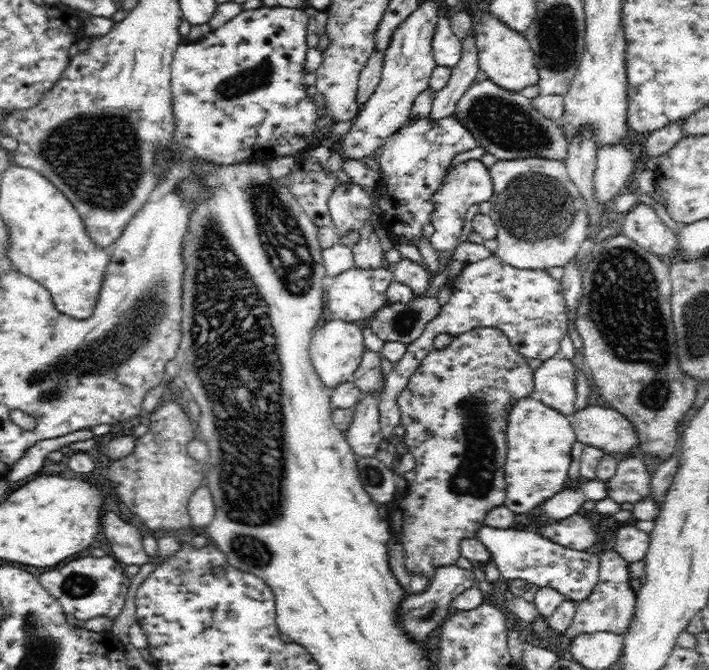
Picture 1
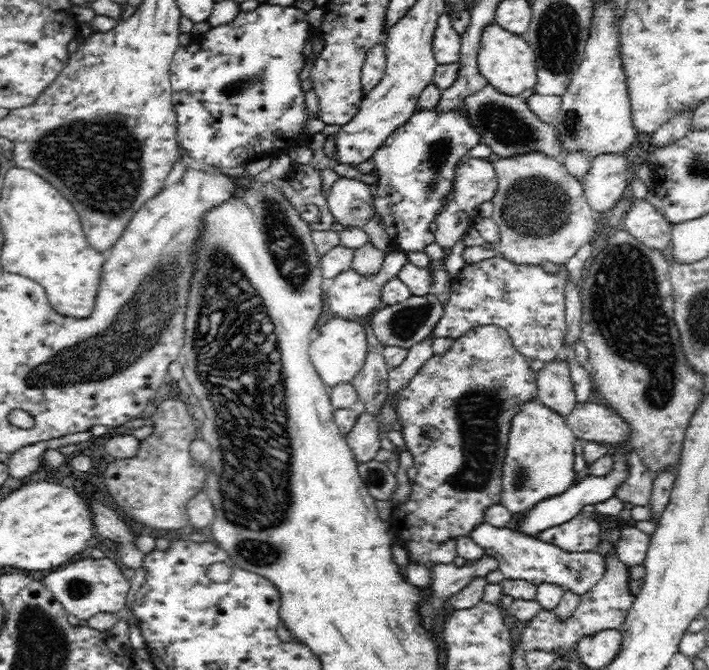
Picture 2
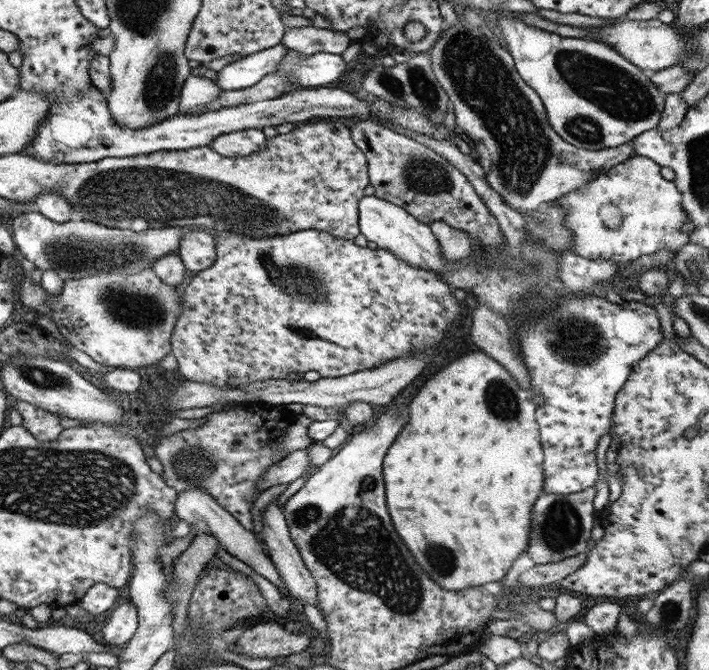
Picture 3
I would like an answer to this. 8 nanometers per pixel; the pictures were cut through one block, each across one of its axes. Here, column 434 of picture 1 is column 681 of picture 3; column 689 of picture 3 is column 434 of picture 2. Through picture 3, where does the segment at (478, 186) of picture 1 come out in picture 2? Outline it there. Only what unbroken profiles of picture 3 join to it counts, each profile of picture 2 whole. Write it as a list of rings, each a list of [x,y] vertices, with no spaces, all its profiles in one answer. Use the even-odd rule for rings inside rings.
[[[468,158],[460,162],[456,167],[453,189],[449,194],[446,208],[436,216],[436,231],[433,232],[434,243],[446,250],[452,249],[452,246],[466,234],[466,231],[472,227],[477,209],[483,202],[492,200],[497,191],[497,176],[493,163],[488,158]]]

